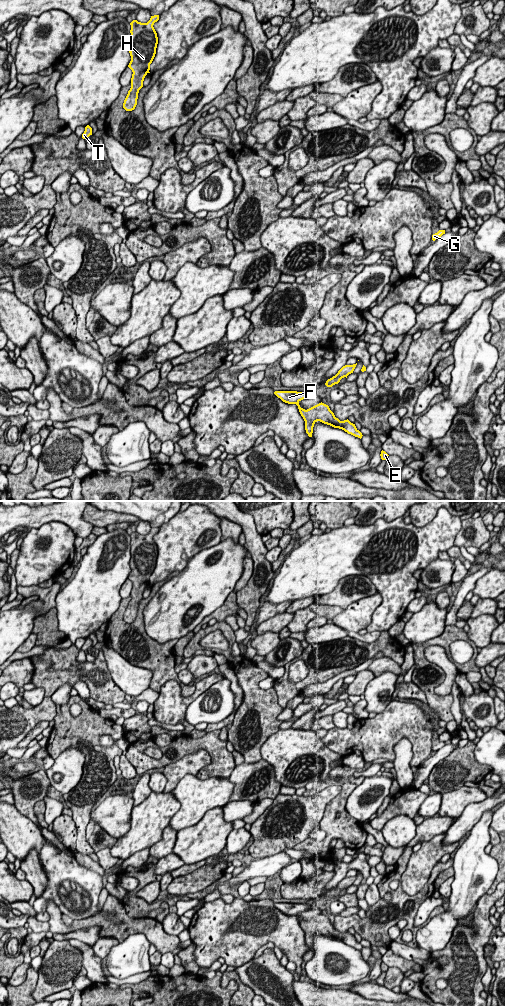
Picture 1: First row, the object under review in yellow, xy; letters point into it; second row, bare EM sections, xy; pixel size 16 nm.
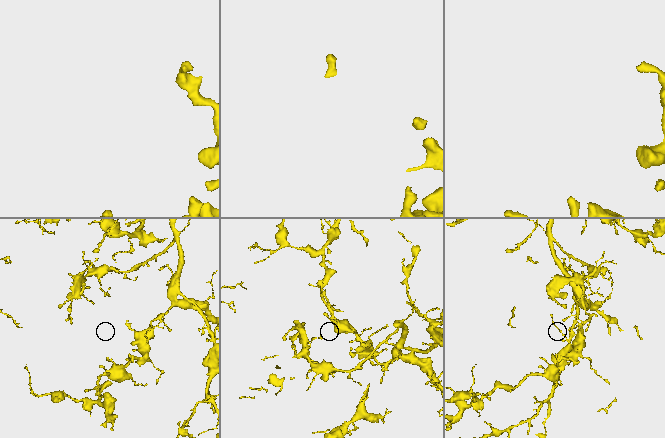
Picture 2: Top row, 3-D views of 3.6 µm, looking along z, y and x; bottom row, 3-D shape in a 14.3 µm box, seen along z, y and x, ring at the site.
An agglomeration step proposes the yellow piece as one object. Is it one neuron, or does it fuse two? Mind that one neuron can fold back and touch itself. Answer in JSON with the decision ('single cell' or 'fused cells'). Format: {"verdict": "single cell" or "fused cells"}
{"verdict": "single cell"}

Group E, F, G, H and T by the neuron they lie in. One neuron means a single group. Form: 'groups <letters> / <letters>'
groups E F G H T

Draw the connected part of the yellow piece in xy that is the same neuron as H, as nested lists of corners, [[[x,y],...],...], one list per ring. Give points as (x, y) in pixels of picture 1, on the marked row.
[[[159,15],[151,16],[147,23],[141,23],[133,20],[131,25],[131,61],[128,67],[132,70],[131,88],[124,100],[123,108],[126,111],[132,111],[137,105],[139,90],[143,87],[145,76],[150,73],[150,64],[152,63],[158,44],[157,33],[153,27],[159,20]]]

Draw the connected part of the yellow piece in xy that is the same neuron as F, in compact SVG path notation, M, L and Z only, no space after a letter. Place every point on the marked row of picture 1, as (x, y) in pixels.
M275 391L274 394L283 402L288 404L296 404L299 412L305 421L305 430L309 437L312 437L313 427L317 421L330 425L334 428L339 428L355 437L362 438L362 433L356 428L355 424L348 419L340 421L335 417L329 406L324 403L319 403L307 410L300 407L299 402L303 399L310 398L308 392L297 391Z

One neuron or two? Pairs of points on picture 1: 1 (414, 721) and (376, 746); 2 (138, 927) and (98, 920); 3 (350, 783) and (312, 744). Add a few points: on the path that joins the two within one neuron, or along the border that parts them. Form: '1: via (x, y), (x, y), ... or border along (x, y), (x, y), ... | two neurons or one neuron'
1: via (405, 721), (401, 721), (385, 737) | one neuron
2: via (128, 927), (108, 928) | one neuron
3: border along (332, 769), (326, 779), (318, 779), (316, 781) | two neurons

